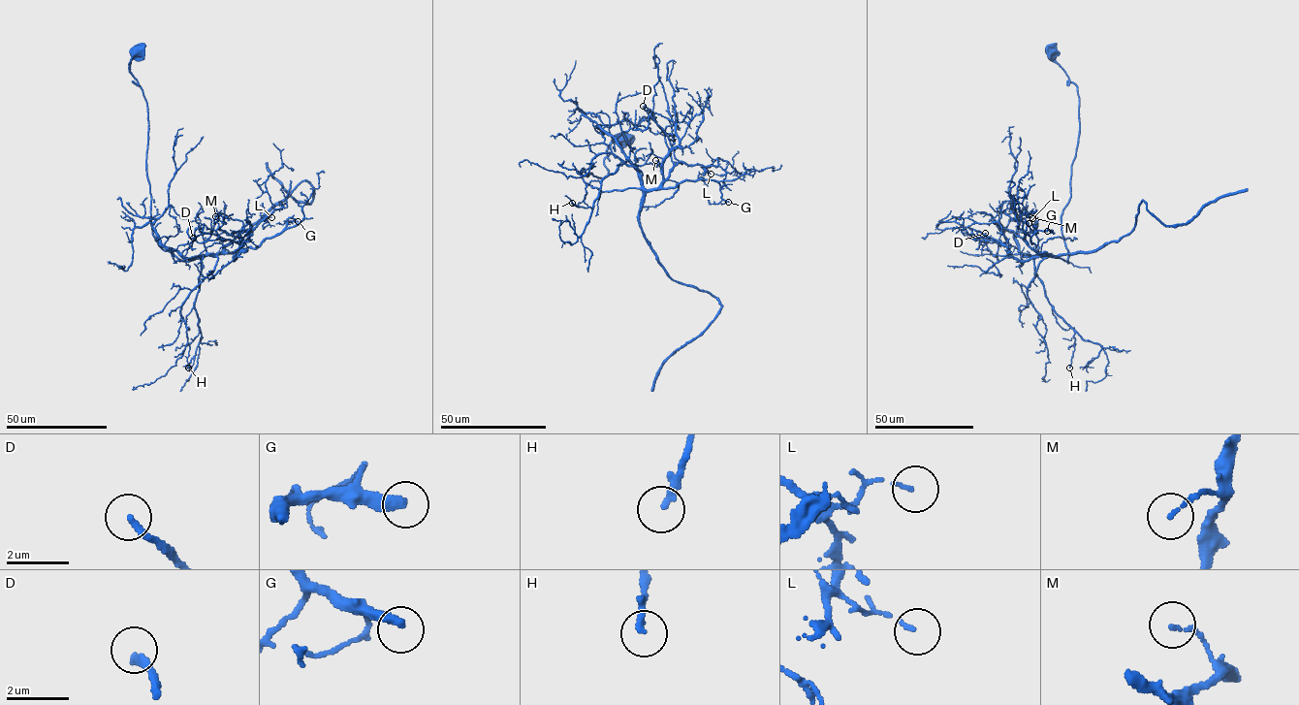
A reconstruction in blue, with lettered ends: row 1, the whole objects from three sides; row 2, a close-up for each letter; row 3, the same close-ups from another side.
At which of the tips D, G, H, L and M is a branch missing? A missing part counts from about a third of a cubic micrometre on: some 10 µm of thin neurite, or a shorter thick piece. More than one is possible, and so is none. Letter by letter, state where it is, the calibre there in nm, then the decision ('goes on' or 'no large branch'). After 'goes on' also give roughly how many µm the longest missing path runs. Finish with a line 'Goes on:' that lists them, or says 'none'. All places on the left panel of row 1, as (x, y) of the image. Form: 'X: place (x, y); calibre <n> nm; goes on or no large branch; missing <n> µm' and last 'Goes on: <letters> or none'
D: place (193, 238); calibre 260 nm; goes on; missing 20 µm
G: place (298, 221); calibre 360 nm; goes on; missing 25 µm
H: place (188, 368); calibre 220 nm; no large branch
L: place (271, 217); calibre 90 nm; no large branch
M: place (215, 216); calibre 120 nm; no large branch
Goes on: D, G

